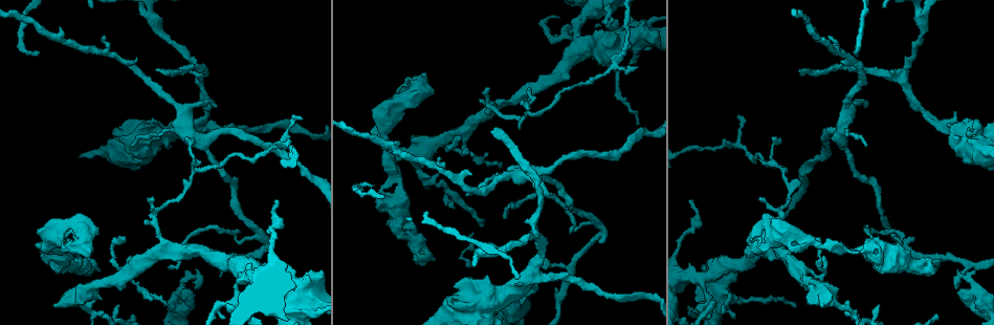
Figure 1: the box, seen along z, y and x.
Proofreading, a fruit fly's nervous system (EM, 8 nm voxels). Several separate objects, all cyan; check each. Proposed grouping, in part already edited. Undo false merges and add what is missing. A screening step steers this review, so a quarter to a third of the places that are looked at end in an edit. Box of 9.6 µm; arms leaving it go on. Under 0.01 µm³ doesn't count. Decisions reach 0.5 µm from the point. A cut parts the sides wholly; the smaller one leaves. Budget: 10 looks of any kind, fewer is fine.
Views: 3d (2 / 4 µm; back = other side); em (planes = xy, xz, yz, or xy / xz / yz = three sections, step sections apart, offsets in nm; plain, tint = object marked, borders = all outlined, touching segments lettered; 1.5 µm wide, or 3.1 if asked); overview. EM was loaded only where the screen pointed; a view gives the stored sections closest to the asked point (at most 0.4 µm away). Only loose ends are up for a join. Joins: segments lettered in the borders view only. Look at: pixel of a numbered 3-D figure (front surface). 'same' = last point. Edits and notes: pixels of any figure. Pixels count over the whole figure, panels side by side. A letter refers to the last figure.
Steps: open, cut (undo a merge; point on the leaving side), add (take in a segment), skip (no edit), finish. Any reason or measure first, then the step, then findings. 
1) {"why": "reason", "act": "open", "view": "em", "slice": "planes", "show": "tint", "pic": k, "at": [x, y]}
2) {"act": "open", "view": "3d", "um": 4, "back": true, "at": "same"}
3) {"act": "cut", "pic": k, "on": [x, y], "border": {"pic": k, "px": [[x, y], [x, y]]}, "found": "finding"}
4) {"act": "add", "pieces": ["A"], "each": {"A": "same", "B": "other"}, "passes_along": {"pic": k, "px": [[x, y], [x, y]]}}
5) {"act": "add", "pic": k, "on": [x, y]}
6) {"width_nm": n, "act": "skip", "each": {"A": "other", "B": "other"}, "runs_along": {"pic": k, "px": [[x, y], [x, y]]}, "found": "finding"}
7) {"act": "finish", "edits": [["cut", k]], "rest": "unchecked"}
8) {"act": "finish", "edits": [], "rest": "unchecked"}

{"why": "an open end", "act": "open", "view": "em", "slice": "yz", "step": 4, "show": "borders", "pic": 1, "at": [858, 253]}

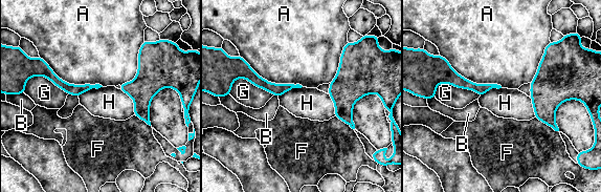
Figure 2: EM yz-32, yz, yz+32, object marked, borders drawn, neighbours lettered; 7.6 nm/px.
{"act": "skip", "each": {"A": "other", "B": "other", "F": "other", "G": "other", "H": "other"}, "found": "no lettered segment goes on from it"}

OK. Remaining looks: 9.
{"why": "an open end", "act": "open", "view": "em", "slice": "planes", "show": "borders", "pic": 1, "at": [131, 147]}

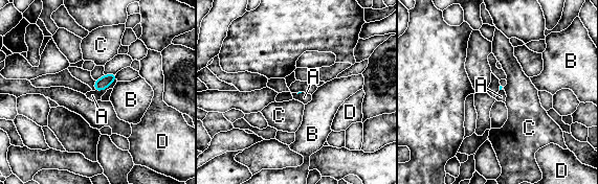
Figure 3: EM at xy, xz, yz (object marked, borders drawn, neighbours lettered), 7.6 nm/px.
{"act": "skip", "each": {"A": "other", "B": "other", "C": "other", "D": "other"}, "border": {"pic": 3, "px": [[116, 79], [106, 88], [94, 91]]}, "found": "no lettered segment goes on from it"}

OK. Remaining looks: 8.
{"why": "stops while still wide", "act": "open", "view": "3d", "um": 2, "back": true, "pic": 1, "at": [390, 151]}

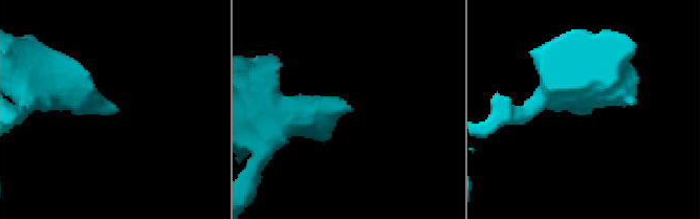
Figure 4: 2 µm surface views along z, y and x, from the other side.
{"act": "open", "view": "em", "slice": "yz", "step": 4, "show": "borders", "pic": 4, "at": [114, 107]}

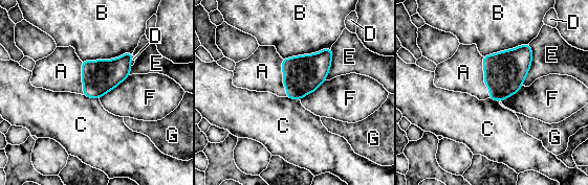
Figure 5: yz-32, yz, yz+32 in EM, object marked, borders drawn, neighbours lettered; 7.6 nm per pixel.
{"act": "add", "pieces": ["A"], "each": {"A": "same", "B": "other", "C": "other", "D": "other", "E": "other", "F": "other", "G": "other"}, "found": "it goes on there"}

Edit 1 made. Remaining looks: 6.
{"act": "open", "view": "overview"}

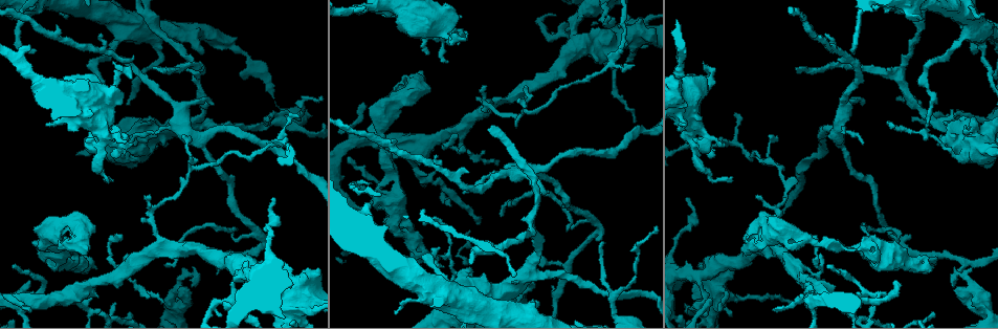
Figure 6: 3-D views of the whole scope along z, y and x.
{"why": "branch stops here", "act": "open", "view": "em", "slice": "planes", "show": "borders", "pic": 6, "at": [34, 50]}

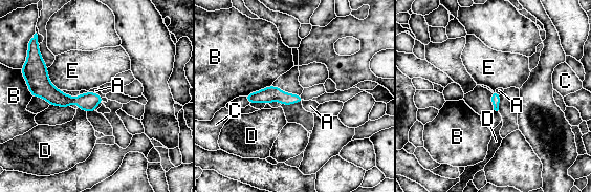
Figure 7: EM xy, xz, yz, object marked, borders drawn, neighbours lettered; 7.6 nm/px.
{"act": "skip", "each": {"A": "other", "B": "other", "C": "other", "D": "other", "E": "other"}, "found": "no lettered segment goes on from it"}

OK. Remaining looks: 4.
{"act": "finish", "edits": [["add", 5]], "rest": "unchecked"}

